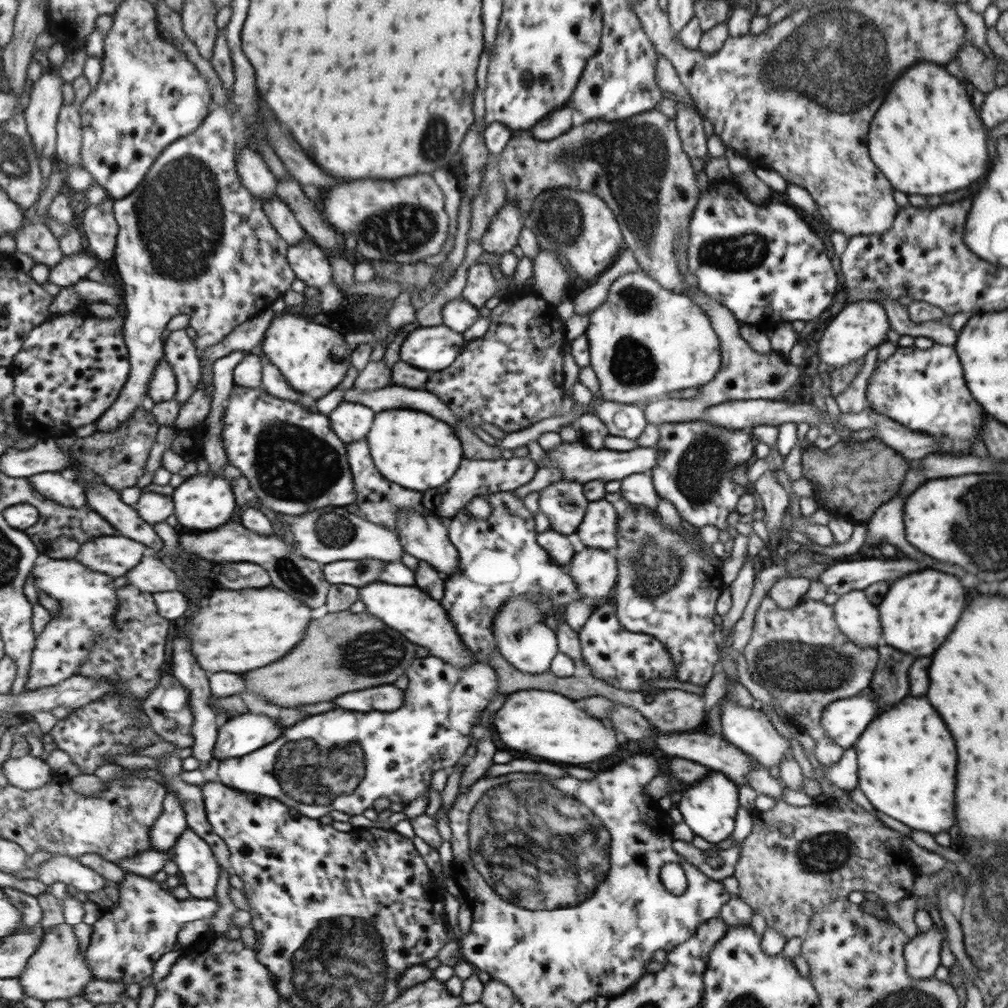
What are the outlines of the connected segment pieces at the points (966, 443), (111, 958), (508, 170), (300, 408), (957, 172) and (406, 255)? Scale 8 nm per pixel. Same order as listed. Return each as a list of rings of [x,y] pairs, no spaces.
[[[934,343],[928,350],[902,347],[884,362],[879,362],[867,381],[866,398],[876,413],[887,416],[910,430],[935,436],[941,442],[939,452],[968,456],[972,440],[984,426],[984,410],[970,396],[955,345]]]
[[[128,872],[124,881],[119,885],[121,901],[115,909],[106,909],[104,915],[93,925],[92,941],[85,952],[87,962],[95,971],[95,976],[100,980],[115,980],[126,983],[150,981],[156,970],[157,962],[176,948],[178,934],[184,930],[192,920],[211,920],[221,909],[219,896],[209,899],[189,898],[181,900],[172,895],[170,891],[160,886],[158,881],[146,876],[138,876],[135,872]]]
[[[650,110],[636,117],[610,122],[588,120],[579,126],[572,125],[564,134],[548,140],[537,139],[530,130],[516,130],[498,155],[497,163],[501,184],[507,192],[505,202],[519,206],[523,212],[532,210],[533,200],[539,194],[554,188],[591,191],[608,200],[622,224],[625,246],[638,261],[640,270],[646,271],[662,287],[682,293],[689,284],[678,269],[674,248],[679,236],[689,228],[698,202],[696,174],[682,147],[672,117]]]
[[[236,384],[231,392],[228,403],[229,407],[225,412],[225,418],[223,419],[223,425],[225,426],[223,430],[223,441],[226,452],[229,454],[229,462],[232,465],[235,465],[249,479],[250,488],[257,493],[260,501],[264,502],[266,506],[270,506],[270,508],[274,508],[274,510],[278,510],[278,512],[284,512],[284,514],[300,516],[300,514],[307,514],[310,511],[322,509],[327,506],[347,507],[356,502],[358,493],[353,474],[351,473],[350,459],[348,458],[349,444],[340,438],[340,435],[333,426],[332,419],[328,415],[322,414],[318,410],[312,410],[302,403],[274,396],[274,394],[268,392],[265,386],[243,387],[242,385]]]
[[[920,62],[918,66],[912,66],[908,74],[904,74],[904,78],[892,86],[888,102],[880,106],[880,114],[875,114],[870,124],[870,155],[896,190],[907,195],[944,196],[946,192],[970,188],[970,184],[982,180],[982,176],[989,172],[986,166],[986,128],[974,112],[968,93],[958,78],[948,74],[944,66],[932,62]]]
[[[419,173],[392,182],[364,180],[364,182],[335,186],[332,190],[326,191],[320,205],[325,217],[342,236],[351,233],[357,238],[356,247],[351,253],[355,259],[386,261],[388,264],[420,263],[427,256],[434,256],[442,250],[447,234],[450,232],[450,218],[444,209],[444,195],[432,174]]]

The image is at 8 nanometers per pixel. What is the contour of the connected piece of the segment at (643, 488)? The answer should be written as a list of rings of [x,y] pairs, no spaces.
[[[650,471],[632,473],[630,476],[620,481],[621,489],[619,492],[623,501],[632,505],[640,505],[649,509],[656,509],[659,494],[653,485],[653,476]]]

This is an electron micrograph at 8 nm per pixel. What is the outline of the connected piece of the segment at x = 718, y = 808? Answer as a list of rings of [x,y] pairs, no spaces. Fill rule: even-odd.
[[[709,769],[703,779],[688,785],[678,802],[678,810],[683,814],[683,821],[696,836],[712,844],[724,842],[734,830],[734,818],[738,810],[738,788],[733,780],[728,780],[723,772]]]

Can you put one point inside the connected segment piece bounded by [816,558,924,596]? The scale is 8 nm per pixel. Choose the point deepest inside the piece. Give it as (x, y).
(845, 576)

